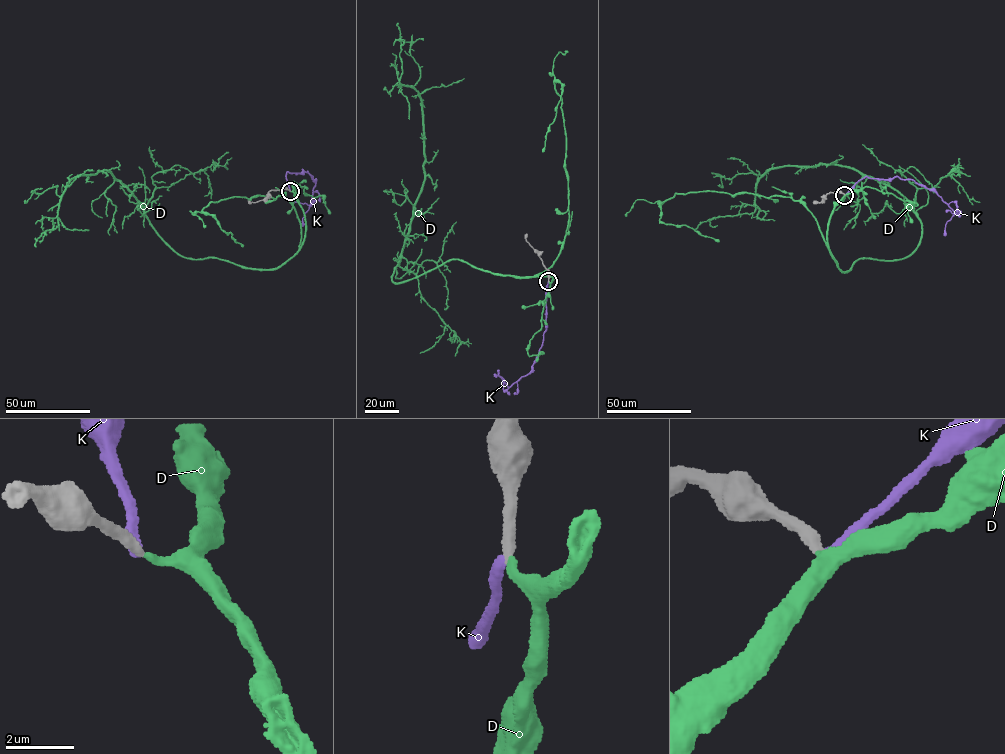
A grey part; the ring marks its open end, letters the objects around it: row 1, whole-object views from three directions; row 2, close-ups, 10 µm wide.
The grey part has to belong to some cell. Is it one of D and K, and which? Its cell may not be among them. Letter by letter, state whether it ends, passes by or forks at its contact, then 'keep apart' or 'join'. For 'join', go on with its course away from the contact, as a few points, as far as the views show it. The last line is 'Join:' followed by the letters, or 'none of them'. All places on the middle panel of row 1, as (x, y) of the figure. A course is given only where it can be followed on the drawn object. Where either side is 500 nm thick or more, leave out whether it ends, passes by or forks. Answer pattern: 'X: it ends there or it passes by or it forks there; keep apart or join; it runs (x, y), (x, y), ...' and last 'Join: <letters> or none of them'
D: it ends there; join; it runs (549, 281), (454, 259), (392, 281), (424, 178), (422, 102), (398, 86), (398, 22)
K: it ends there; keep apart
Join: D

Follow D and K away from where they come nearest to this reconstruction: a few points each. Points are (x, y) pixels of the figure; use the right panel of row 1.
D: (844, 194), (827, 226), (840, 271), (913, 253), (909, 201), (836, 164), (769, 168), (755, 211), (693, 230)
K: (844, 194), (865, 176), (889, 179), (898, 176), (932, 189), (958, 215), (945, 212)

